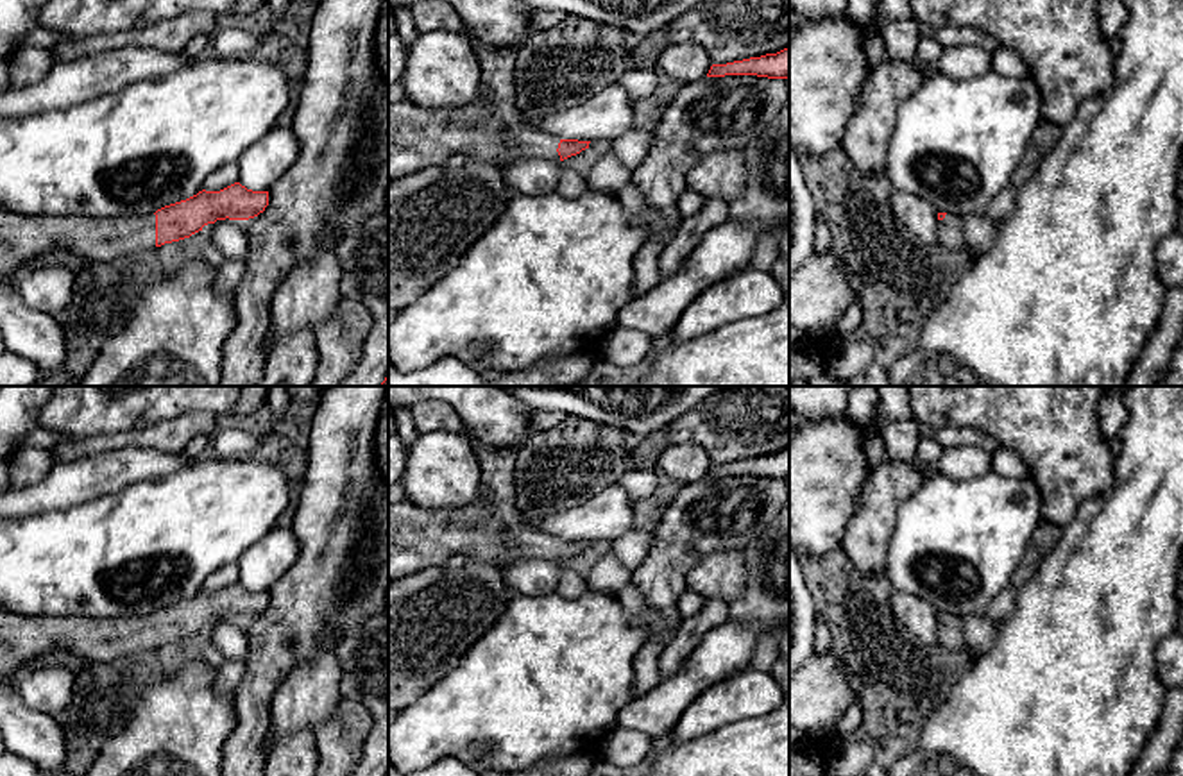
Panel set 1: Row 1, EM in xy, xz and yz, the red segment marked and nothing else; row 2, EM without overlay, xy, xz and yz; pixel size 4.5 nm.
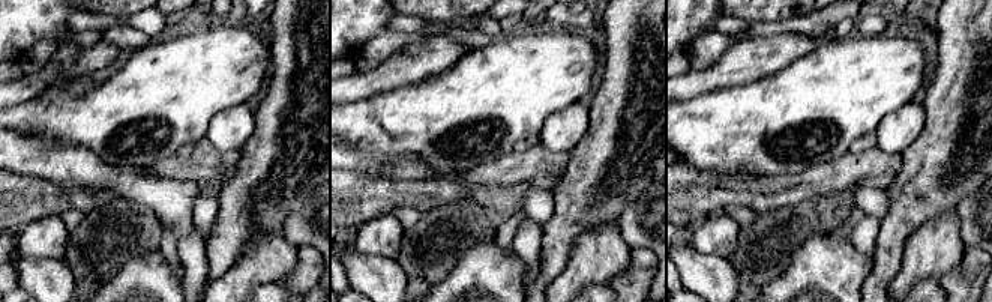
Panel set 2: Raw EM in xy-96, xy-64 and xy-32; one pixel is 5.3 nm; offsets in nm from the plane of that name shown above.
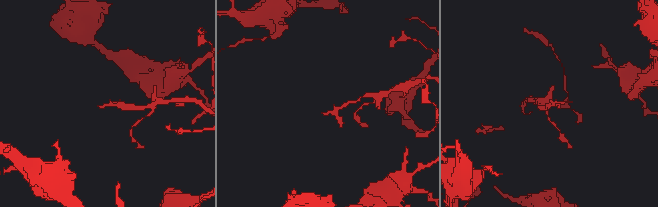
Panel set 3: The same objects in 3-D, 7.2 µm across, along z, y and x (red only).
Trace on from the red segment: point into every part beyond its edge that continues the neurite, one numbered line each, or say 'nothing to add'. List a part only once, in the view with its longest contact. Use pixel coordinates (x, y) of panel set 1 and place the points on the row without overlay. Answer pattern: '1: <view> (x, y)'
1: xy (22, 639)

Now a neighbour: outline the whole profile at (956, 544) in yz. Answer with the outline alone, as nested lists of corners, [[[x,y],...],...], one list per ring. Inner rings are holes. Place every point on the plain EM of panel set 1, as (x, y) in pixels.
[[[934,470],[898,510],[884,576],[893,590],[929,603],[938,613],[986,617],[993,599],[1011,585],[1040,522],[1042,499],[1029,476],[1008,479],[990,470],[956,481]]]

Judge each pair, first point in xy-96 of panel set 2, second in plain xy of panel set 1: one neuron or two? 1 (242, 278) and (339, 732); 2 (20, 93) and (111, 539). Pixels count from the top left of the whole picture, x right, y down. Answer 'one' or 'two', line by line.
1: two
2: two

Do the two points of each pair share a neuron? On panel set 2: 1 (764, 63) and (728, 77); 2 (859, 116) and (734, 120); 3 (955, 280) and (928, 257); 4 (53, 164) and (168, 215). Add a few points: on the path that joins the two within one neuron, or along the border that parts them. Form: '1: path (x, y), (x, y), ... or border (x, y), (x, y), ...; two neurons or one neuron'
1: path (755, 63), (742, 63), (737, 68); one neuron
2: path (827, 114), (803, 114), (791, 120), (766, 120); one neuron
3: border (965, 247), (961, 262), (938, 278); two neurons
4: path (81, 167), (116, 179), (135, 182), (141, 187); one neuron

